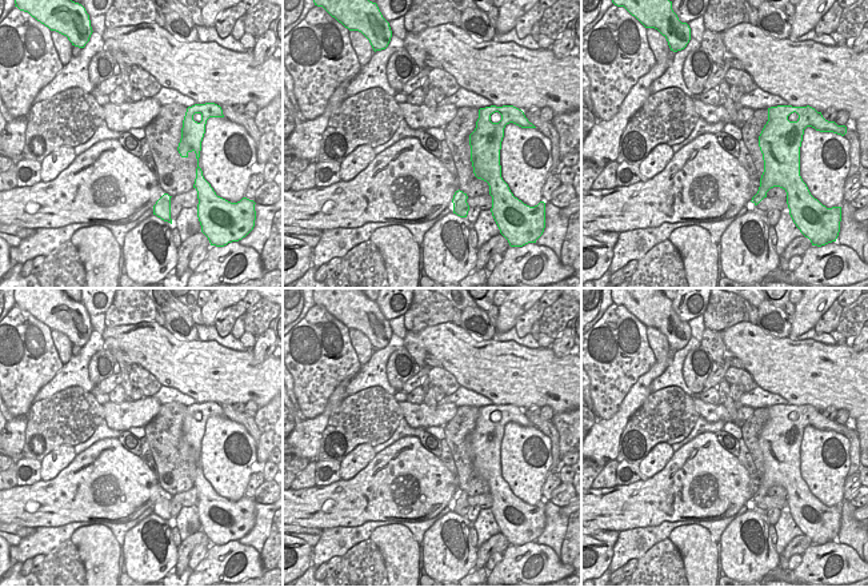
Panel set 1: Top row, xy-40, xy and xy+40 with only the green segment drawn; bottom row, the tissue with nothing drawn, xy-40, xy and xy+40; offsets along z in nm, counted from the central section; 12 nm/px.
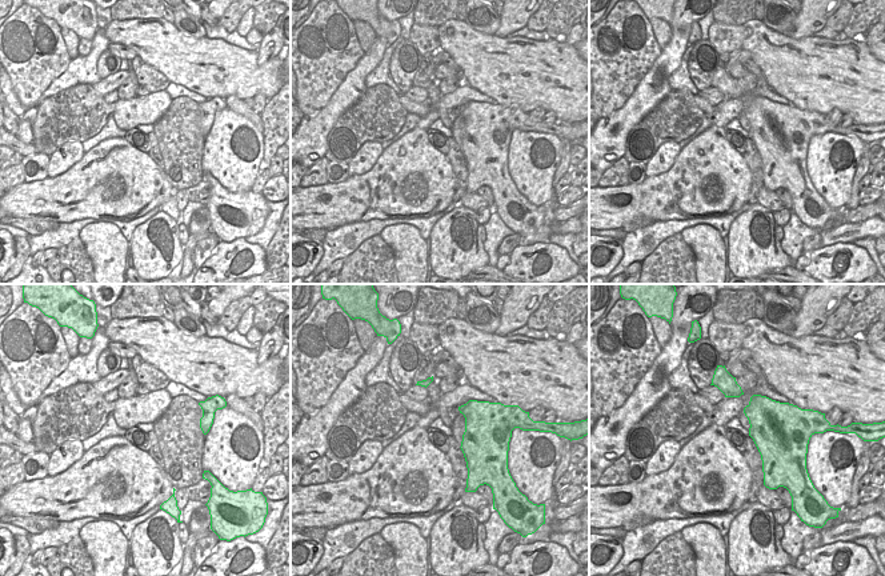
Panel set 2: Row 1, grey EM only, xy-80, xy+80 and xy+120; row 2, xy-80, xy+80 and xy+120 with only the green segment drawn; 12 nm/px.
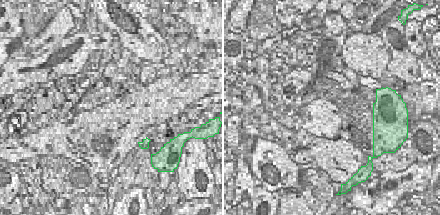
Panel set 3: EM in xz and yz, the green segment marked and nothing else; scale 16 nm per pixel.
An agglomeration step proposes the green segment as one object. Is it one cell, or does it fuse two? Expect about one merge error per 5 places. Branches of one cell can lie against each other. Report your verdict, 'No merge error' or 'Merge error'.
No merge error.

